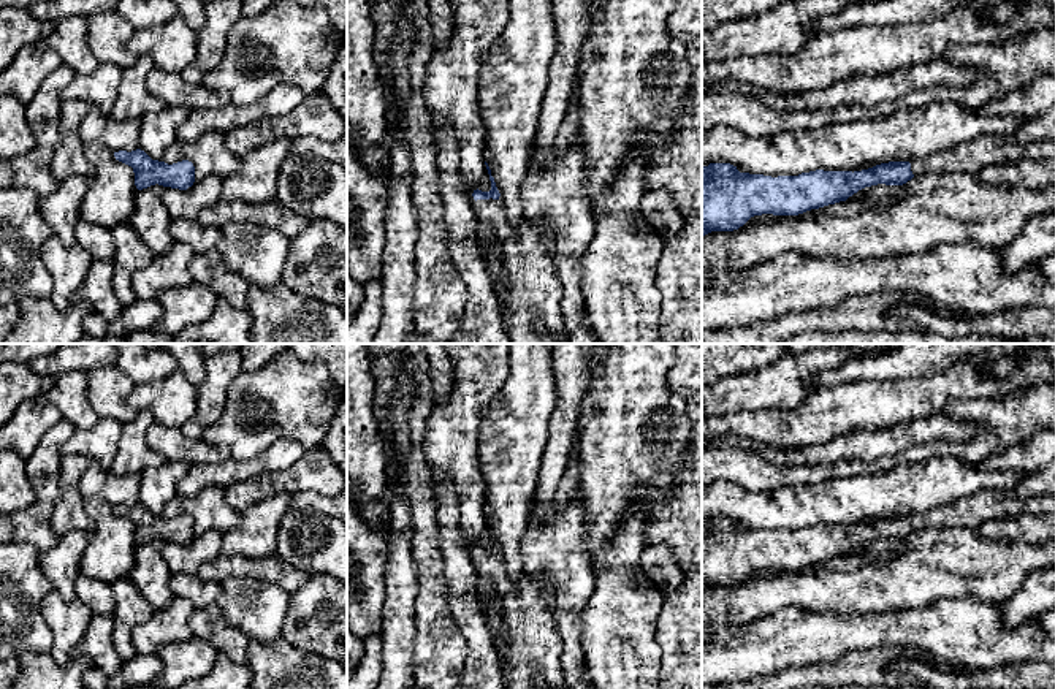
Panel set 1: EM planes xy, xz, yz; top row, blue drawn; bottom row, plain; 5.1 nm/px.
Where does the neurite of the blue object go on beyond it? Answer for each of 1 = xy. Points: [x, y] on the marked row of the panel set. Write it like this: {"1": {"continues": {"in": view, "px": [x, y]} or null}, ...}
{"1": {"continues": null}}

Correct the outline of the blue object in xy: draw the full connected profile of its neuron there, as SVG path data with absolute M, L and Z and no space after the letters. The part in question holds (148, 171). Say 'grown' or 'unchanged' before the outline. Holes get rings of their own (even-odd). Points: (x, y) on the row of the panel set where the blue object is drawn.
unchanged; M136 149L131 152L114 152L116 160L133 168L135 185L138 190L150 185L163 185L179 190L187 190L195 182L195 166L189 160L182 160L173 165L152 160L144 150Z

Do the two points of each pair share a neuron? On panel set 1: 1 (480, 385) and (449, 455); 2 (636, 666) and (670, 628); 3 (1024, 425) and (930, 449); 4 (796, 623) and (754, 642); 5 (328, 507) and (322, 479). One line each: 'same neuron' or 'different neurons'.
1: same neuron
2: different neurons
3: same neuron
4: same neuron
5: different neurons

